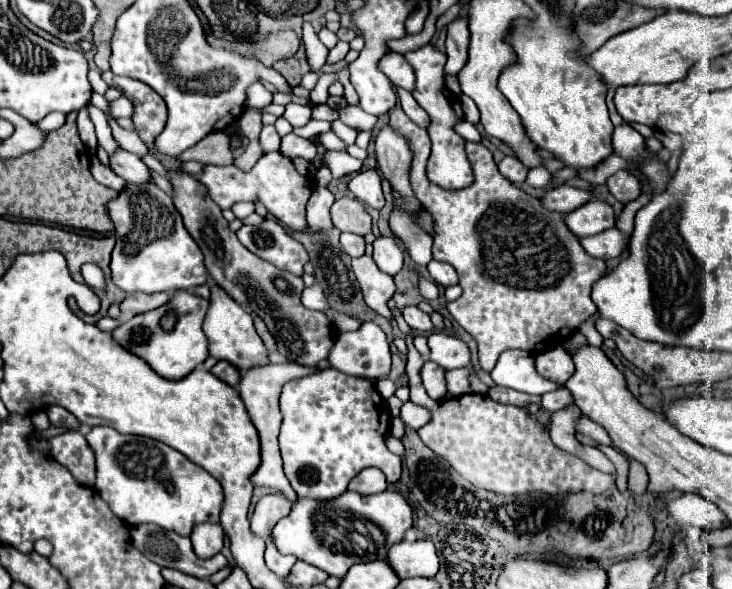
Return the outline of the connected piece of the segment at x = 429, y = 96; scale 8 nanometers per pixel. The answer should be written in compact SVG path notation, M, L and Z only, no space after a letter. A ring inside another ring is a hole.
M426 45L422 49L406 53L406 59L416 73L416 87L412 91L412 97L430 117L428 135L432 139L432 153L426 165L426 177L442 189L464 189L466 185L474 183L474 171L470 167L470 161L466 159L466 141L454 131L454 127L460 121L464 121L464 111L460 105L460 99L454 97L454 93L446 91L444 53L440 53L432 45Z

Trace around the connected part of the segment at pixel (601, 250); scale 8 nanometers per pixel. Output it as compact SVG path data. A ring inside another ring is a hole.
M612 227L604 233L594 235L594 237L584 237L584 239L580 239L580 243L588 255L608 261L622 253L622 249L626 245L626 237L616 227Z

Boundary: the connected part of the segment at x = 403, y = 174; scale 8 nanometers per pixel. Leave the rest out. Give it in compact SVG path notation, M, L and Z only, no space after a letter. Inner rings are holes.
M384 127L376 135L376 159L378 167L392 183L392 189L396 189L400 195L406 197L406 209L418 209L420 201L414 197L408 181L412 153L408 149L406 139L402 139L390 127Z

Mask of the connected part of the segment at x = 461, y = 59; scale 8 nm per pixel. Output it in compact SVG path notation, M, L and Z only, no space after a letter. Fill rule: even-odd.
M458 17L448 25L446 33L446 73L458 75L458 71L464 67L468 59L468 43L470 43L470 31L468 31L468 19Z

